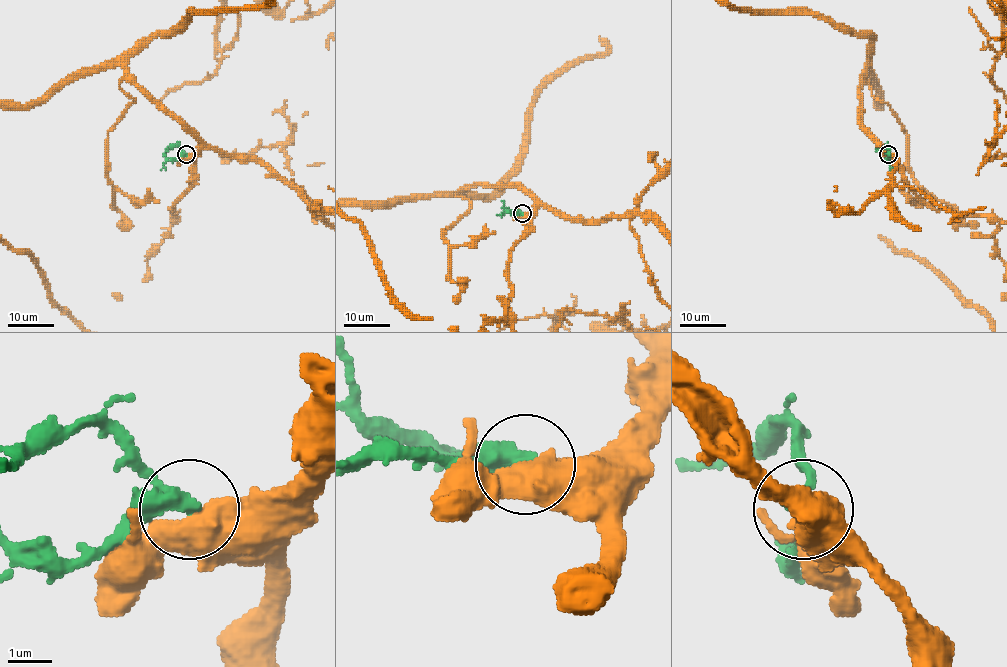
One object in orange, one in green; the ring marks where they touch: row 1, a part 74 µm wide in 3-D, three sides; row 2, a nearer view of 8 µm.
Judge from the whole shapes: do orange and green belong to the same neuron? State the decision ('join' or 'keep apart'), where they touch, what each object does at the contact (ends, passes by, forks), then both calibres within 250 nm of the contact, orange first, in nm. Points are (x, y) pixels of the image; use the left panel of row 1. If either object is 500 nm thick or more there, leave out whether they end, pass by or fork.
keep apart | (186, 154) | 600/320 nm

